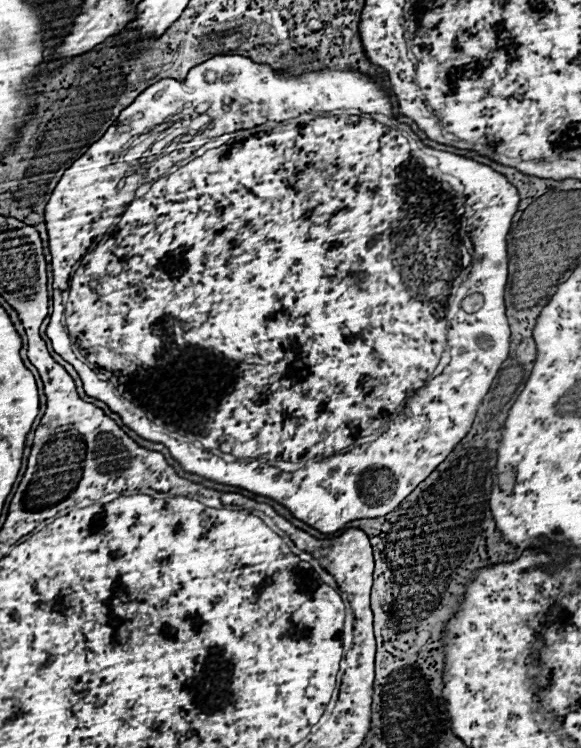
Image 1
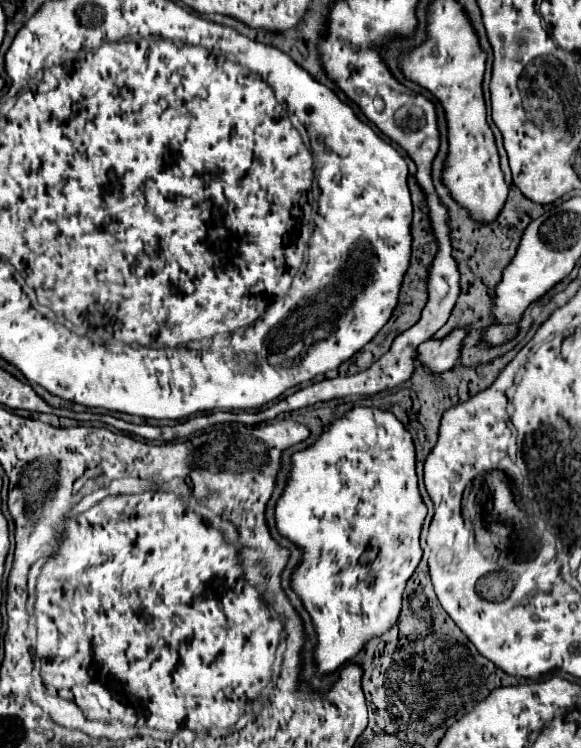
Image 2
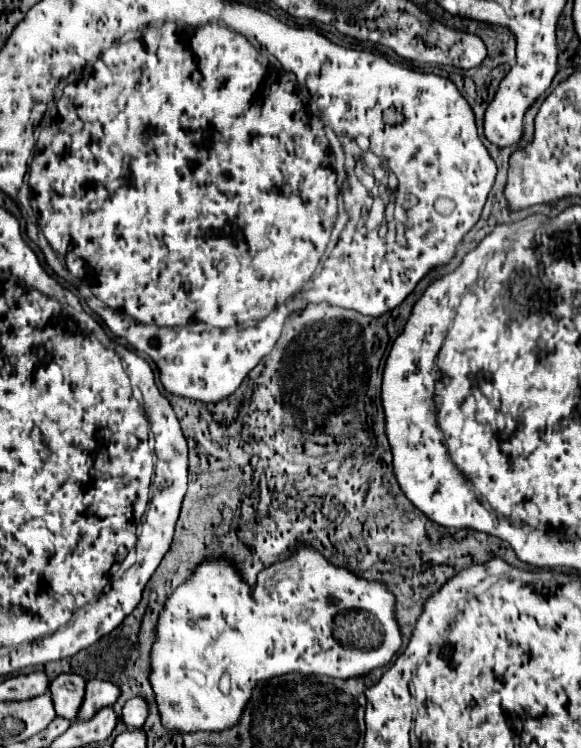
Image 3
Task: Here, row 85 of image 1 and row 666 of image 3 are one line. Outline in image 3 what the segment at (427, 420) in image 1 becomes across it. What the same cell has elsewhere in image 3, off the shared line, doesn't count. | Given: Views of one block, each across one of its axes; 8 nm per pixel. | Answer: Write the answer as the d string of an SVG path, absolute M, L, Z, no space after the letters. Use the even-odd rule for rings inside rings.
M302 546L284 562L262 570L254 594L250 594L250 586L242 582L230 562L214 560L200 564L188 582L176 588L170 604L160 614L156 632L150 682L156 692L162 724L180 732L218 732L234 726L250 700L254 684L268 676L290 672L322 674L332 678L364 676L378 666L386 666L402 646L400 630L394 620L392 592L380 582L366 582L348 570L338 570L310 546ZM348 628L366 628L366 636L360 636L362 632L356 632L354 636ZM224 672L230 674L232 682L228 694L222 694L218 688Z

